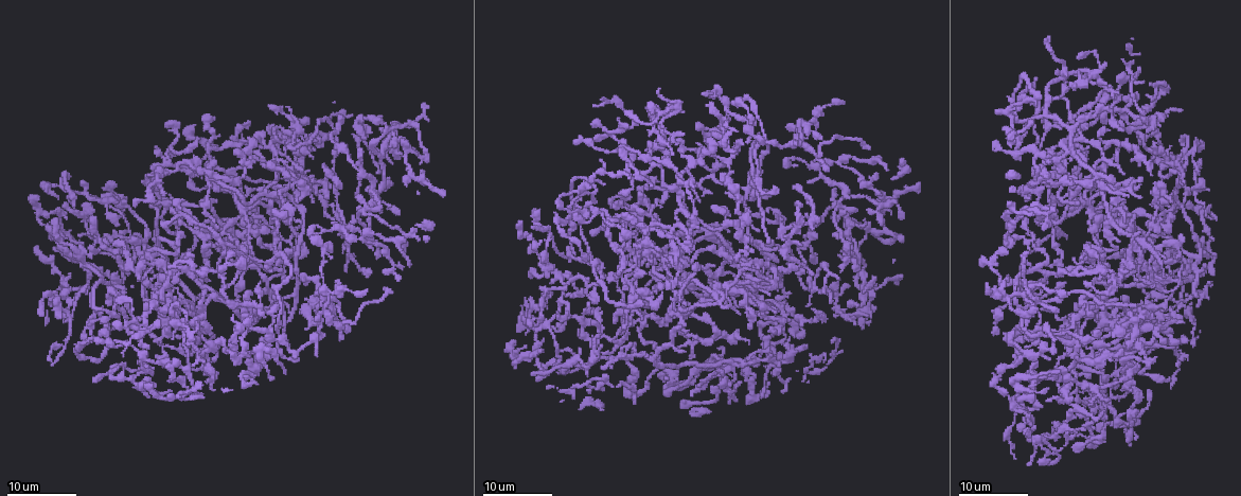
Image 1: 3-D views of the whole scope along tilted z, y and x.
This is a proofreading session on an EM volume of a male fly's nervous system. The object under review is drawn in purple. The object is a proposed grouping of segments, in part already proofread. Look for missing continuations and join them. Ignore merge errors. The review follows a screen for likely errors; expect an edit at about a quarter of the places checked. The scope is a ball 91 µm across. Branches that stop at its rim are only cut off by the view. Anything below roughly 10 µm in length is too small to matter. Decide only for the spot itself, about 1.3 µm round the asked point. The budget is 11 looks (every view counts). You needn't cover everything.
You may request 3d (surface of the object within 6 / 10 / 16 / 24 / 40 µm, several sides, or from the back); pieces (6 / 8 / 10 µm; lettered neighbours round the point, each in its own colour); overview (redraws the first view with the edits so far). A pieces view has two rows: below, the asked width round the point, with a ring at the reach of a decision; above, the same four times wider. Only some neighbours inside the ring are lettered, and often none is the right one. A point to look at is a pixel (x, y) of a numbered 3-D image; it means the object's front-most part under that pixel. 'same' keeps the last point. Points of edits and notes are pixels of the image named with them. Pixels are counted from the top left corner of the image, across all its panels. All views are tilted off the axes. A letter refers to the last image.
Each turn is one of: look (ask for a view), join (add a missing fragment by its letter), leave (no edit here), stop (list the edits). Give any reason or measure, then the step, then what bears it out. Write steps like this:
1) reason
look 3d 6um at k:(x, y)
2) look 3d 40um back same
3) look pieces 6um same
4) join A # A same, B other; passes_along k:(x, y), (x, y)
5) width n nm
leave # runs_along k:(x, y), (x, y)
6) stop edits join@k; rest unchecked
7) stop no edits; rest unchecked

branch stops here
look 3d 16um at 1:(1104, 263)

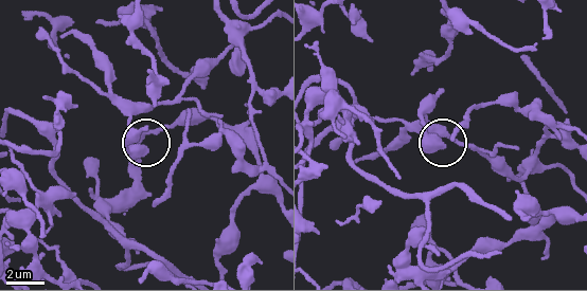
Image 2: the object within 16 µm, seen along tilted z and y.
what lies round it
look pieces 8um at 2:(440, 144)

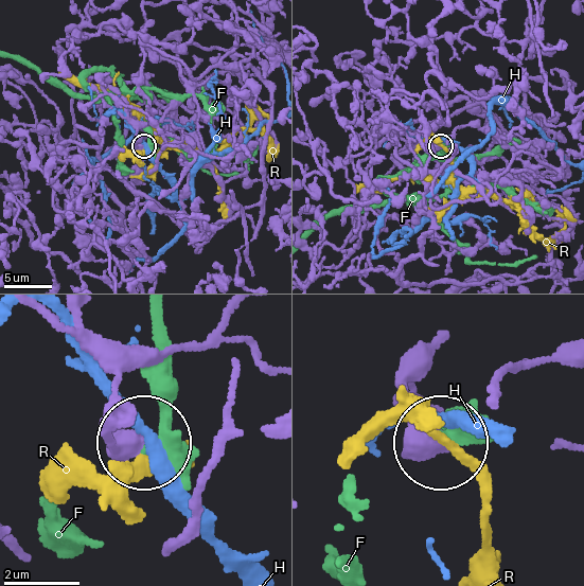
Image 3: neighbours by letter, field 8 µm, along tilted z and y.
leave # F other, H other, R other; none of them fits

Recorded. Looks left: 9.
an open end
look 3d 24um at 1:(613, 321)

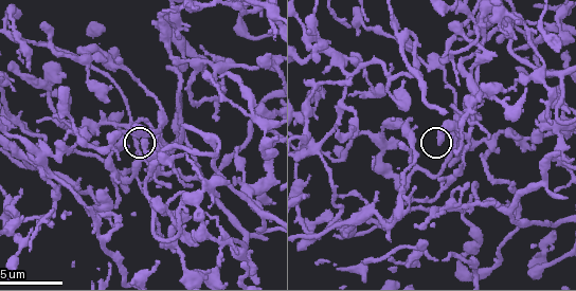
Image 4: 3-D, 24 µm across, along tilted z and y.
what lies round it
look pieces 10um at 4:(439, 144)

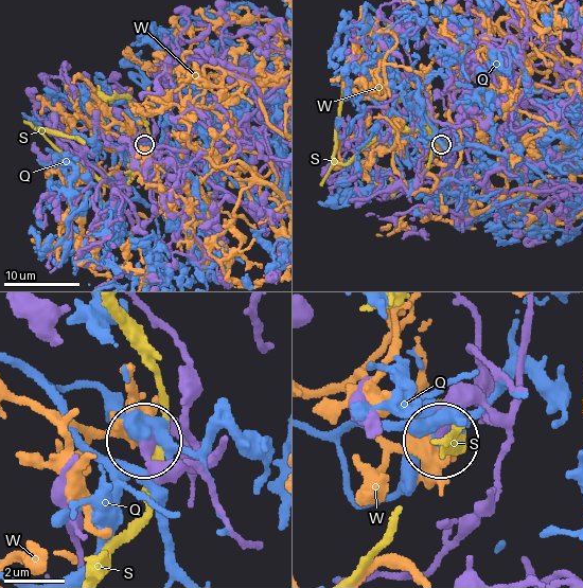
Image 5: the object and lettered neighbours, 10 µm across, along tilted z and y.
leave # Q other, S other, W other; no lettered fragment goes on from it

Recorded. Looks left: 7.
stops while still wide
look 3d 16um at 1:(117, 242)

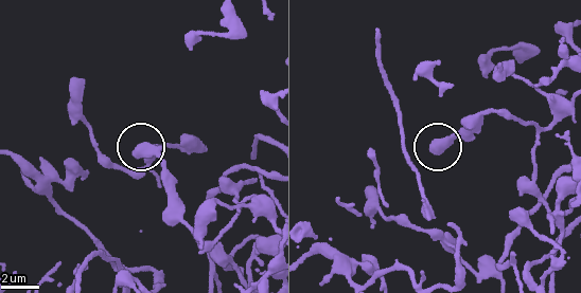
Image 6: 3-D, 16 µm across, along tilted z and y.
see the neighbours
look pieces 10um at 6:(433, 146)

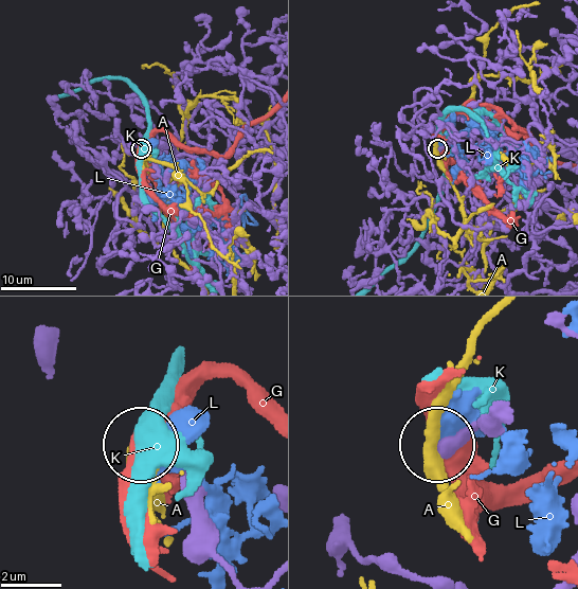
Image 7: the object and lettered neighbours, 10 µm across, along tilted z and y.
width 550 nm
leave # A other, G other, K other, L other; no lettered fragment goes on from it

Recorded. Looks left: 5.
look 3d 16um at 1:(55, 219)

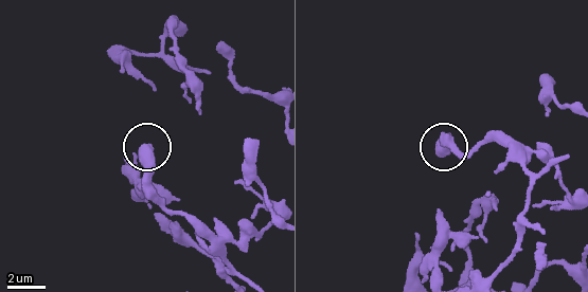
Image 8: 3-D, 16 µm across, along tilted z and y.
look pieces 10um at 8:(145, 147)

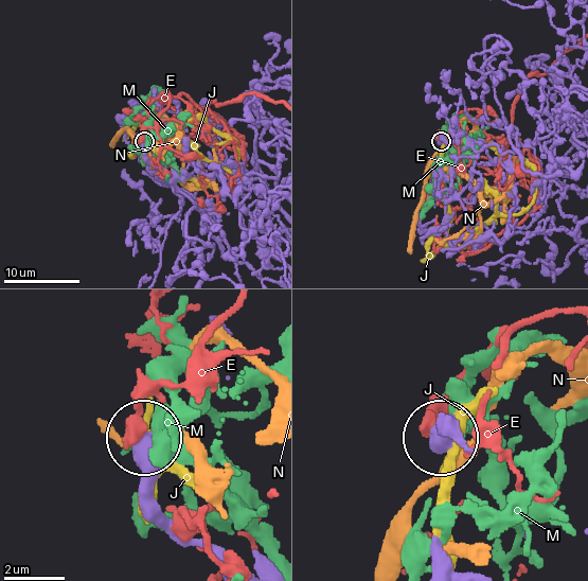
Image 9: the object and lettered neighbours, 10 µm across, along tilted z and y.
width 560 nm
leave # E other, J other, M other, N other; no lettered fragment goes on from it

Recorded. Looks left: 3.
branch stops here
look pieces 10um at 4:(337, 237)

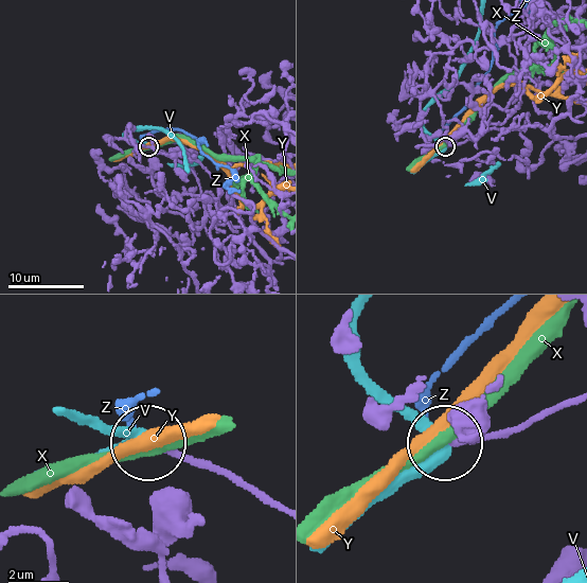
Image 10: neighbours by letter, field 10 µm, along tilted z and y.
width 230 nm
join Z # V other, X other, Y other, Z same; the neuron continues

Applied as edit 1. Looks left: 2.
stop edits join@10; rest unchecked

